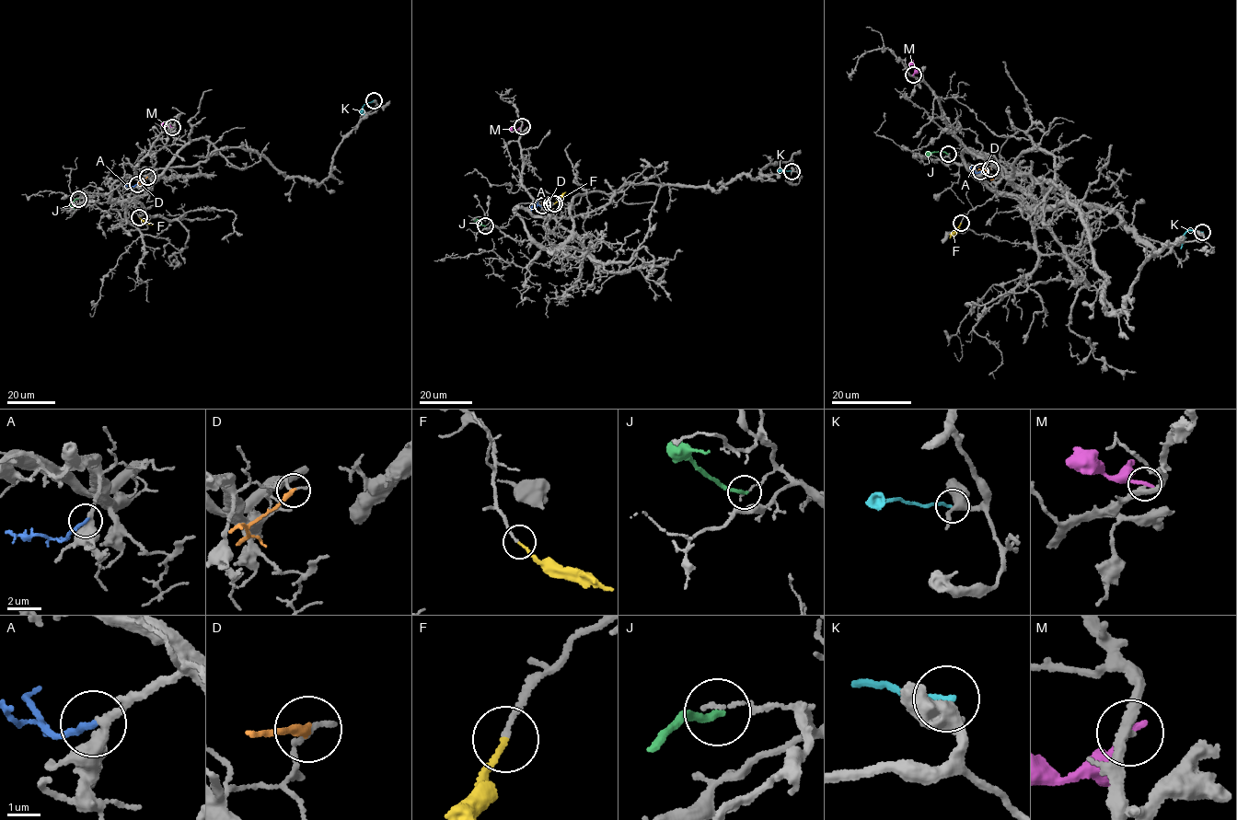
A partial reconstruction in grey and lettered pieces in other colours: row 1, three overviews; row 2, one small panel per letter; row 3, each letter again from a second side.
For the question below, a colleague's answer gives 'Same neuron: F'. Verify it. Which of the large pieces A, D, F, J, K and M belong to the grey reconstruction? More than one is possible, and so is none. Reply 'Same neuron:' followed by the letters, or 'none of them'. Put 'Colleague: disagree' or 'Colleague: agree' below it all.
Same neuron: A, F
Colleague: disagree

